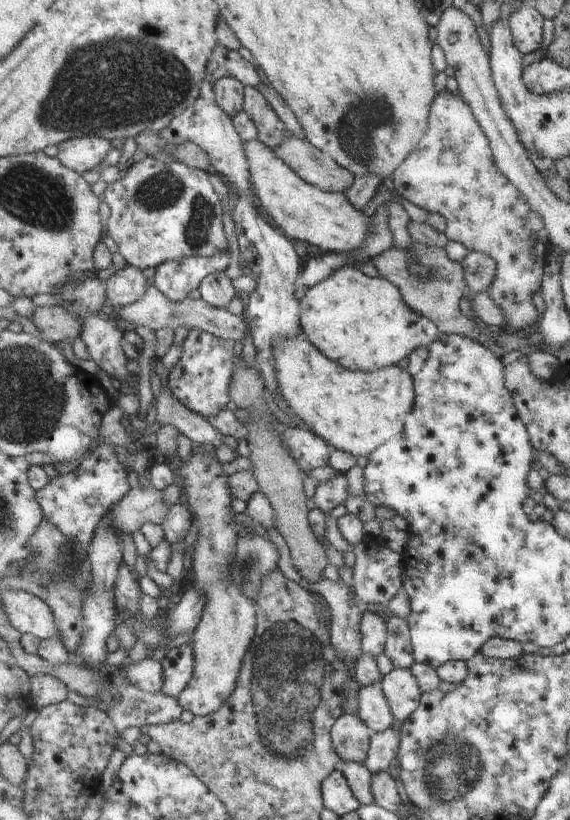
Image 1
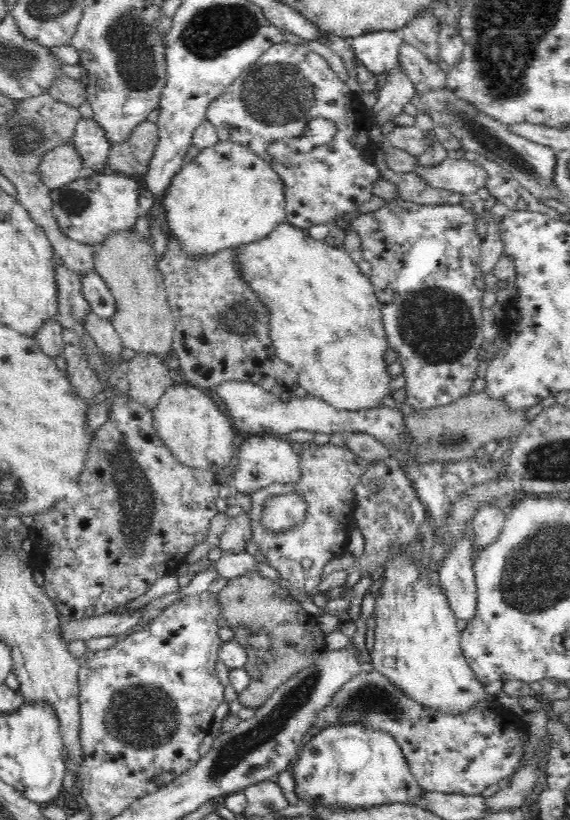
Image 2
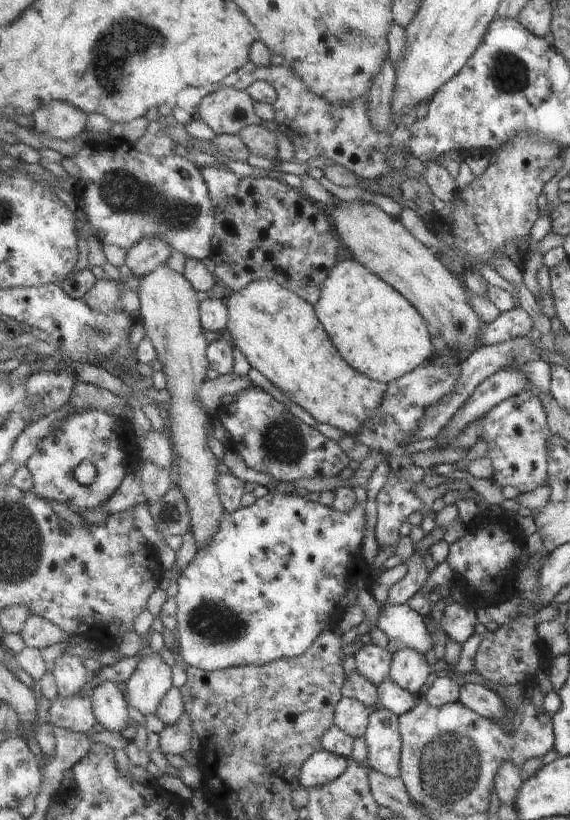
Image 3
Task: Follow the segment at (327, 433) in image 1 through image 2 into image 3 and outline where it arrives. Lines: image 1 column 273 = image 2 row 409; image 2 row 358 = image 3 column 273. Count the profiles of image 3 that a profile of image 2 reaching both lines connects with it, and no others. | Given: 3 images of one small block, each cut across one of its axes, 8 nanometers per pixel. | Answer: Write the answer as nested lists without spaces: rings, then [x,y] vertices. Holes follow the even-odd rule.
[[[273,279],[254,280],[247,288],[234,291],[225,302],[230,312],[226,334],[252,368],[280,388],[293,402],[310,412],[318,422],[330,424],[350,435],[357,435],[368,423],[370,426],[371,420],[386,398],[389,386],[355,370],[343,358],[319,320],[314,305],[283,288],[282,284]]]

